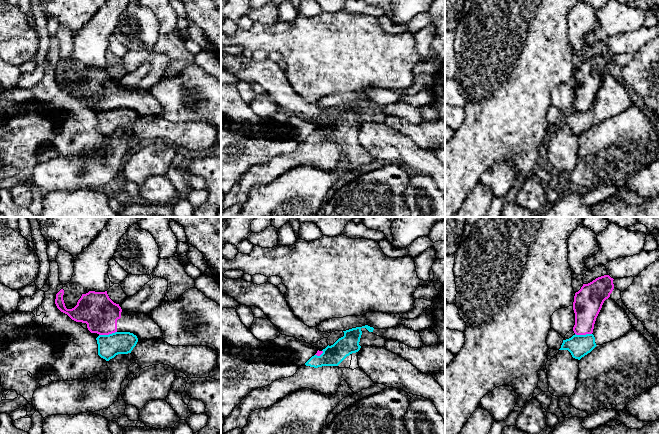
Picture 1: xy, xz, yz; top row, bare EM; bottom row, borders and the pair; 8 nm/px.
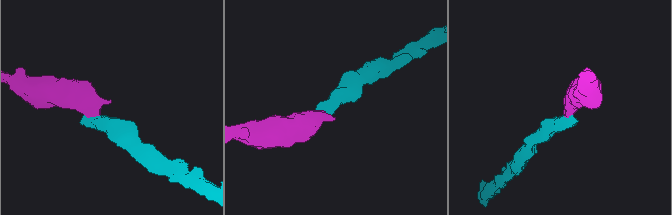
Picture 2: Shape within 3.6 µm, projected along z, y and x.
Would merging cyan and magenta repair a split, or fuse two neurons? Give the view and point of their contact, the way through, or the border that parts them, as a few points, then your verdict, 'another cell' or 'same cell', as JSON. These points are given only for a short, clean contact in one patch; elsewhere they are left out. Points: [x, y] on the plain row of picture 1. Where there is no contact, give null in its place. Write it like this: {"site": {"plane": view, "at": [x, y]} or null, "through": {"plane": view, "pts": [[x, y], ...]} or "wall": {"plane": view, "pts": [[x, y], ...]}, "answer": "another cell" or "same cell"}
{"site": {"plane": "xy", "at": [107, 111]}, "wall": {"plane": "xy", "pts": [[116, 107], [110, 110], [99, 111]]}, "answer": "another cell"}

